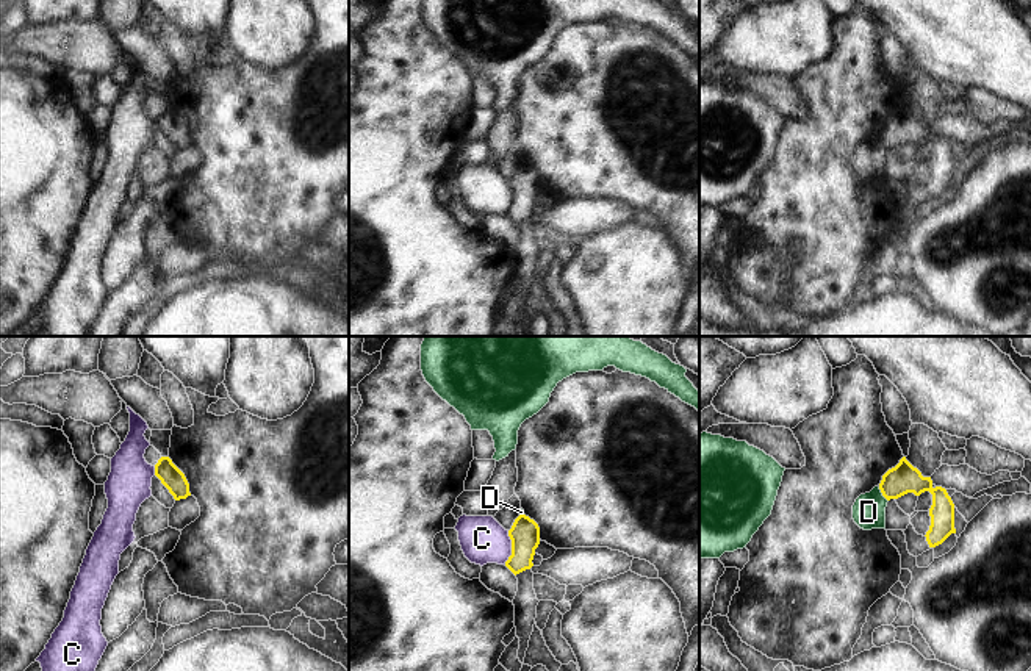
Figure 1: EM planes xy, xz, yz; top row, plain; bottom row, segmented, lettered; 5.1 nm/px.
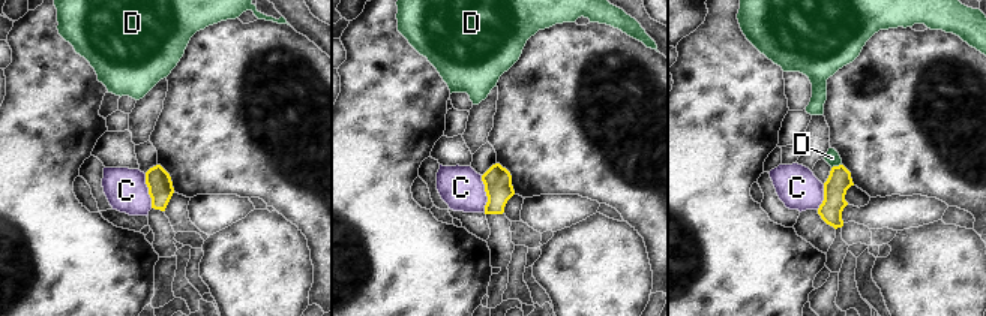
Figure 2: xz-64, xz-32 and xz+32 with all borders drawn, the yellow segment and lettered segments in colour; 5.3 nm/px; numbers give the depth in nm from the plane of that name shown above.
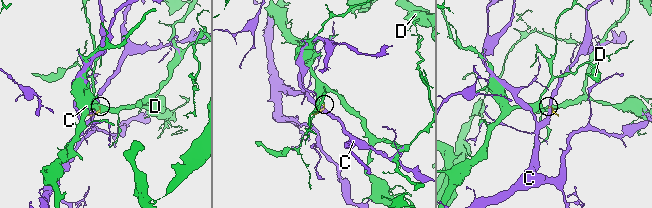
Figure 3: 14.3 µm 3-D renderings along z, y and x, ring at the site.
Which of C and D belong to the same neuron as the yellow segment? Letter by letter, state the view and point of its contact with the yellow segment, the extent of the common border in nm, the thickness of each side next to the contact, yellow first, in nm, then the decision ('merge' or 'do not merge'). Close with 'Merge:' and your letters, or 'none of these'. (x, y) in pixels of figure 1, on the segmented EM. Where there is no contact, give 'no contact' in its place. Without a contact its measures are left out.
C: meets yellow in xz at (512, 548); contact 180 nm long; 160 nm thick on the yellow side, 240 nm on the other; do not merge
D: meets yellow in yz at (883, 495); contact 90 nm long; 150 nm thick on the yellow side, 180 nm on the other; do not merge
Merge: none of these

